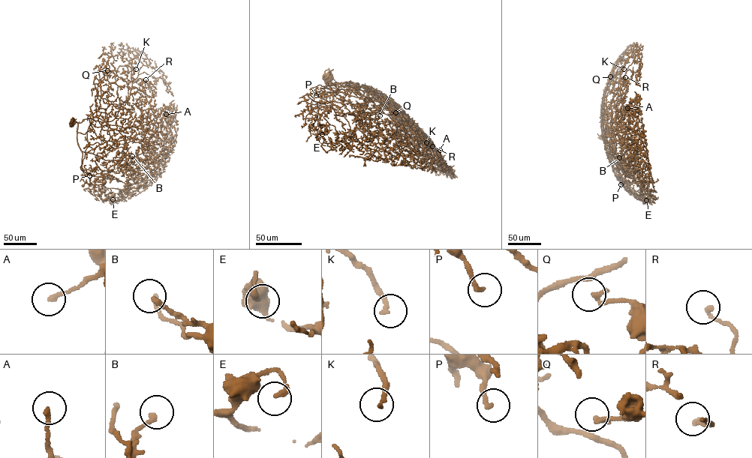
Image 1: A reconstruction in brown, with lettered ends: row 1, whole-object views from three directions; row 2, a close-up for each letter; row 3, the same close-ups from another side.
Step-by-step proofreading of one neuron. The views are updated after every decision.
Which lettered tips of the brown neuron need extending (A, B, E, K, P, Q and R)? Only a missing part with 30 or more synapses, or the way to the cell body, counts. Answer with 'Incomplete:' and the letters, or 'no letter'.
Incomplete: no letter

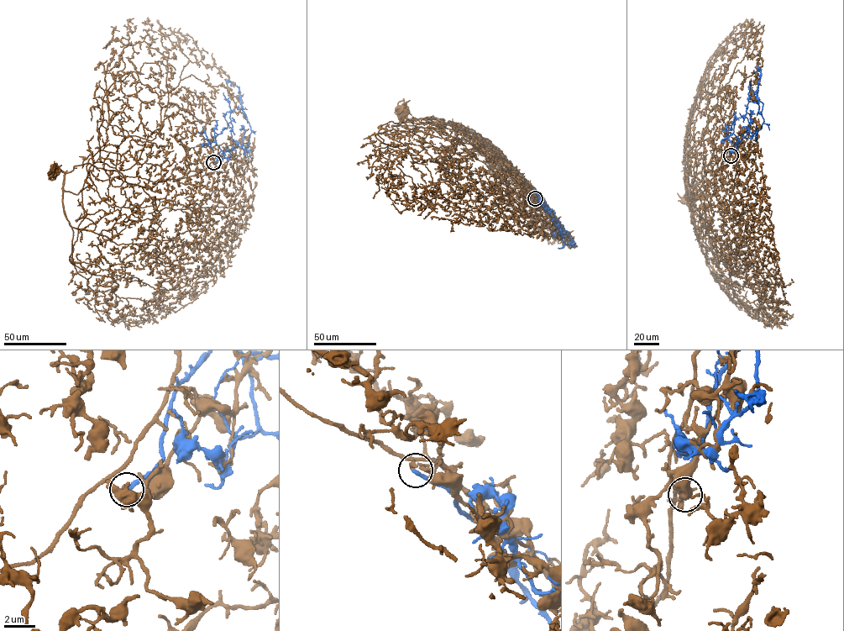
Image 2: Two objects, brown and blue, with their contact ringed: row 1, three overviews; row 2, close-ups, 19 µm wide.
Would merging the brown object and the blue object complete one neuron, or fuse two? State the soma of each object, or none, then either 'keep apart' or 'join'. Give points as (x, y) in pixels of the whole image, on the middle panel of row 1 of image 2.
soma brown (401, 110); soma blue none; keep apart

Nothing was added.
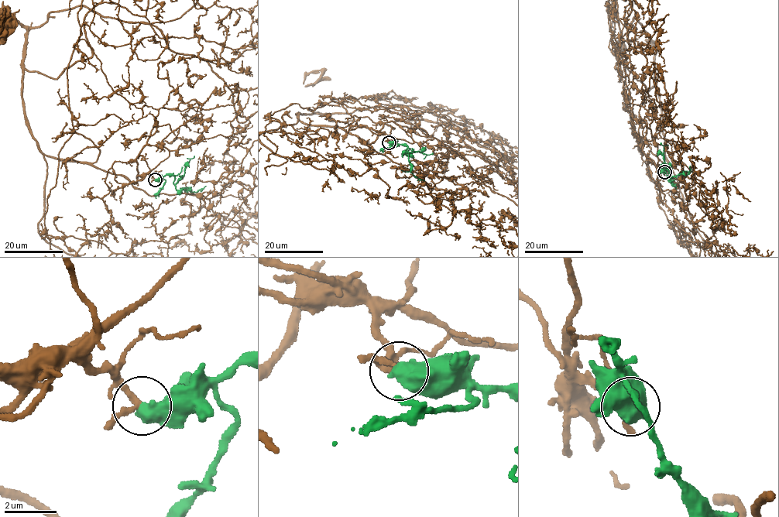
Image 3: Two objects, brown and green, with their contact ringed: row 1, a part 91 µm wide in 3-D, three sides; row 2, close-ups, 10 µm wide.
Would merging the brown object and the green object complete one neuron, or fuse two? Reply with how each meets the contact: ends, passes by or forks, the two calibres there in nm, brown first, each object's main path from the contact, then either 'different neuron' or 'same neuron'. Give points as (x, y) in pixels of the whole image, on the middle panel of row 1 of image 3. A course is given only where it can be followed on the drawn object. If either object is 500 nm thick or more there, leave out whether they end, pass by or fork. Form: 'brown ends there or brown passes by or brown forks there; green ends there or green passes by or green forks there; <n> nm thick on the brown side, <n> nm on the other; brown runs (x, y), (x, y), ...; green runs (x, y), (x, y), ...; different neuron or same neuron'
200 nm thick on the brown side, 650 nm on the other; brown runs (389, 142), (384, 123), (366, 144), (303, 123), (298, 112), (333, 118), (318, 101), (320, 78); green runs (389, 142), (406, 145), (402, 151), (408, 155), (410, 172), (425, 181); same neuron

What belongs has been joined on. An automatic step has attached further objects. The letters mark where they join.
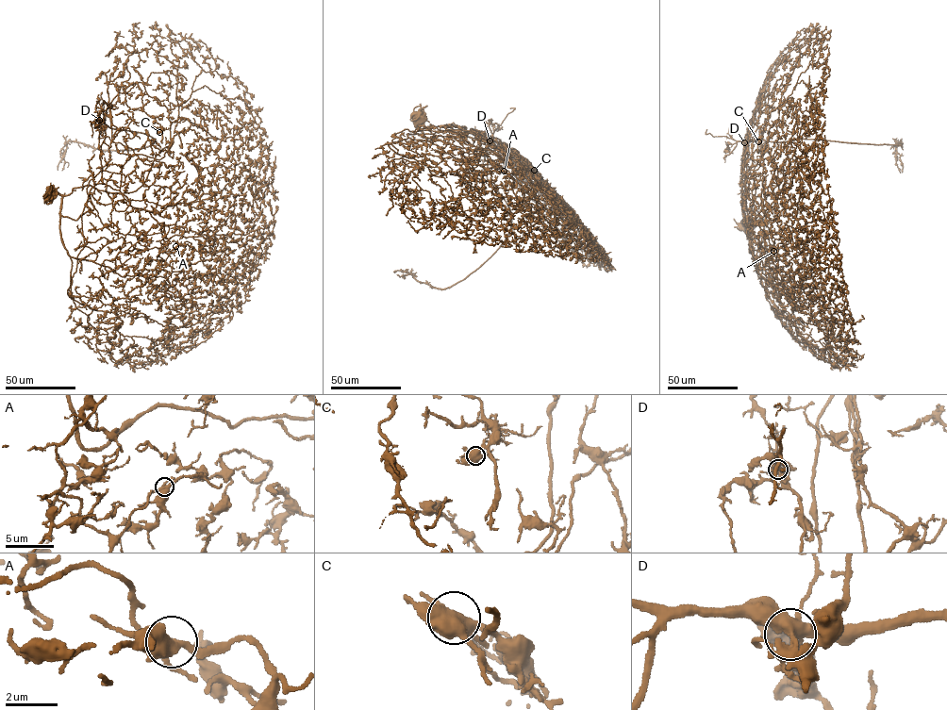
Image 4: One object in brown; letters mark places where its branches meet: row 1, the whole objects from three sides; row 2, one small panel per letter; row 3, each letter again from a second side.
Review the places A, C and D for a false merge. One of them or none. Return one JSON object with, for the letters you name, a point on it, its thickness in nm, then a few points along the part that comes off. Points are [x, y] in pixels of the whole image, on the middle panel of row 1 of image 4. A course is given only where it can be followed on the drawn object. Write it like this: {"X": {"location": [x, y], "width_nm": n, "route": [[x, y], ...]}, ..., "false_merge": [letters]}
{"D": {"location": [490, 140], "width_nm": 420, "route": [[490, 140], [487, 178], [511, 215], [505, 241], [474, 271], [444, 288], [419, 282], [402, 270], [393, 272]]}, "false_merge": ["D"]}

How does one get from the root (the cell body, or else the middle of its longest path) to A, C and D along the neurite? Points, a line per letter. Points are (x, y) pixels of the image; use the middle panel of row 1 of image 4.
A: (419, 117), (418, 128), (427, 138), (466, 137), (483, 140), (503, 159), (494, 159), (490, 163), (504, 171)
C: (419, 117), (418, 128), (427, 138), (477, 138), (506, 156), (525, 158), (534, 170)
D: (419, 117), (418, 128), (423, 137), (417, 133), (454, 129), (475, 135), (480, 133), (490, 140)

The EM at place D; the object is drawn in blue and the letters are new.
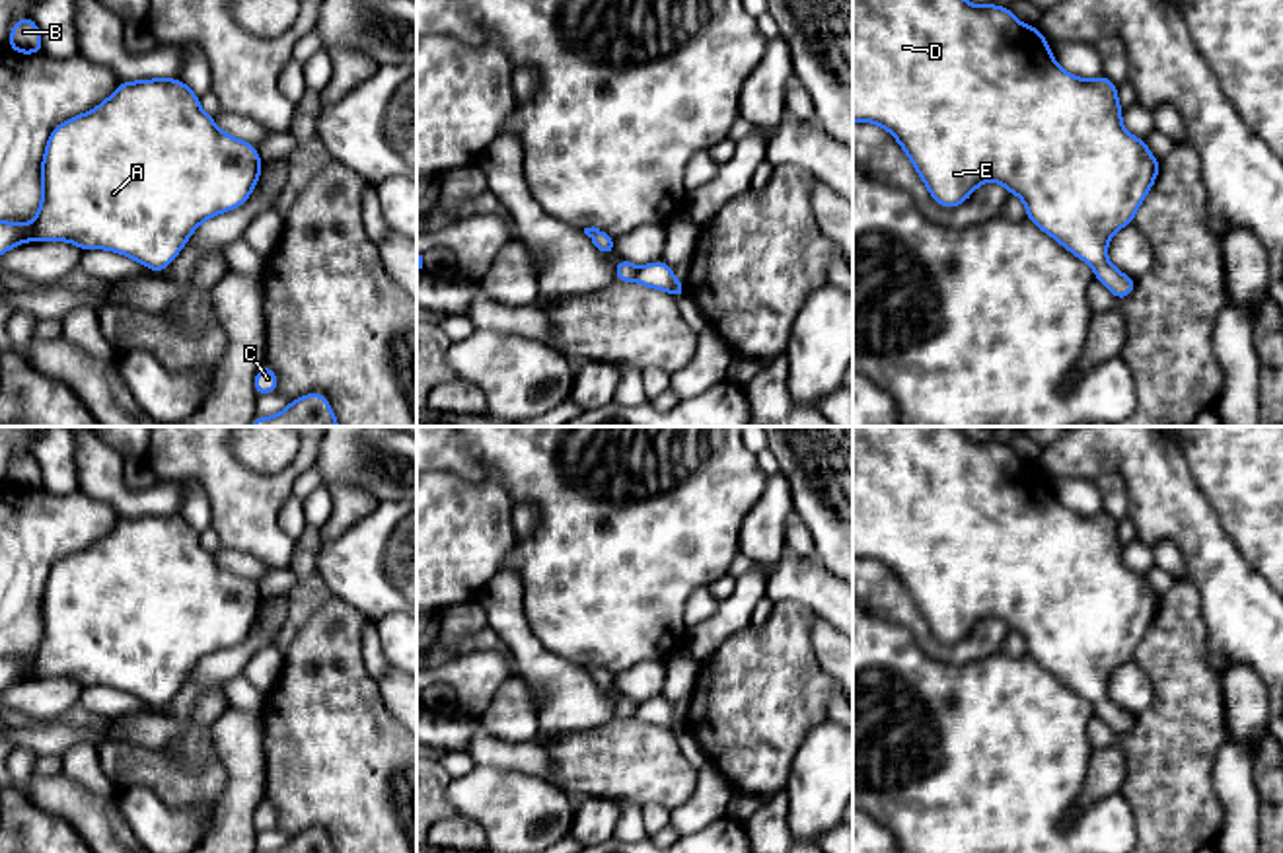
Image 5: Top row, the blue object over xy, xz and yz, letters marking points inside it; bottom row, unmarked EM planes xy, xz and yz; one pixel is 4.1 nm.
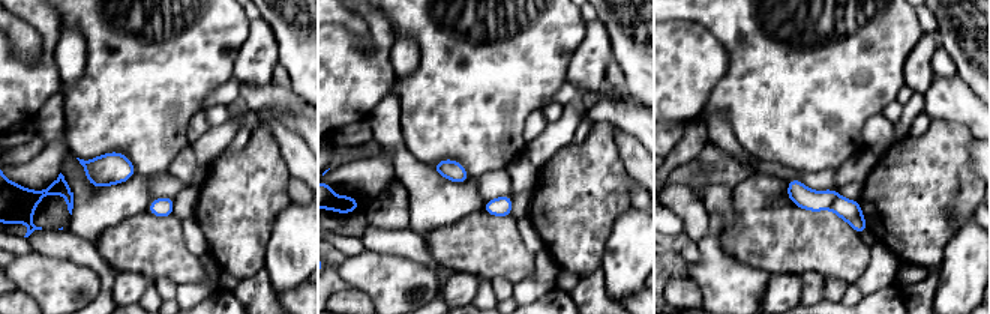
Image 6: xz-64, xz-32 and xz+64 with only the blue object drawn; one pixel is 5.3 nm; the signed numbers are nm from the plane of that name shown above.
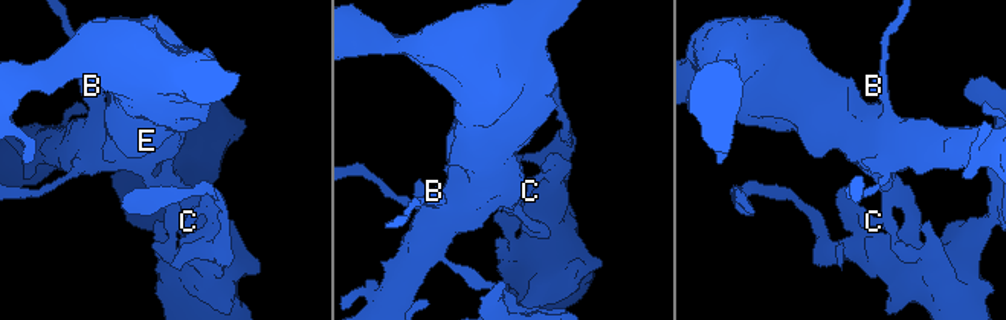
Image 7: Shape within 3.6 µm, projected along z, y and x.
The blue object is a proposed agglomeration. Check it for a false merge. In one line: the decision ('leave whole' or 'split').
split

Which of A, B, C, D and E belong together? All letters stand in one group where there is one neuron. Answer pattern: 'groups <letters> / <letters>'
groups A B D E / C

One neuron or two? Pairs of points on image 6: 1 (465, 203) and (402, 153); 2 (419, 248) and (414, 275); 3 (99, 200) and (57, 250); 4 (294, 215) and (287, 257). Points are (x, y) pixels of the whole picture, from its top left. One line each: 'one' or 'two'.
1: one
2: two
3: two
4: one

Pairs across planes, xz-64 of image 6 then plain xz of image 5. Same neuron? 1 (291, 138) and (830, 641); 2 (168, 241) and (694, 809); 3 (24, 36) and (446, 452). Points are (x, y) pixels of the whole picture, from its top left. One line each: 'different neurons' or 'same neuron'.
1: same neuron
2: different neurons
3: same neuron

